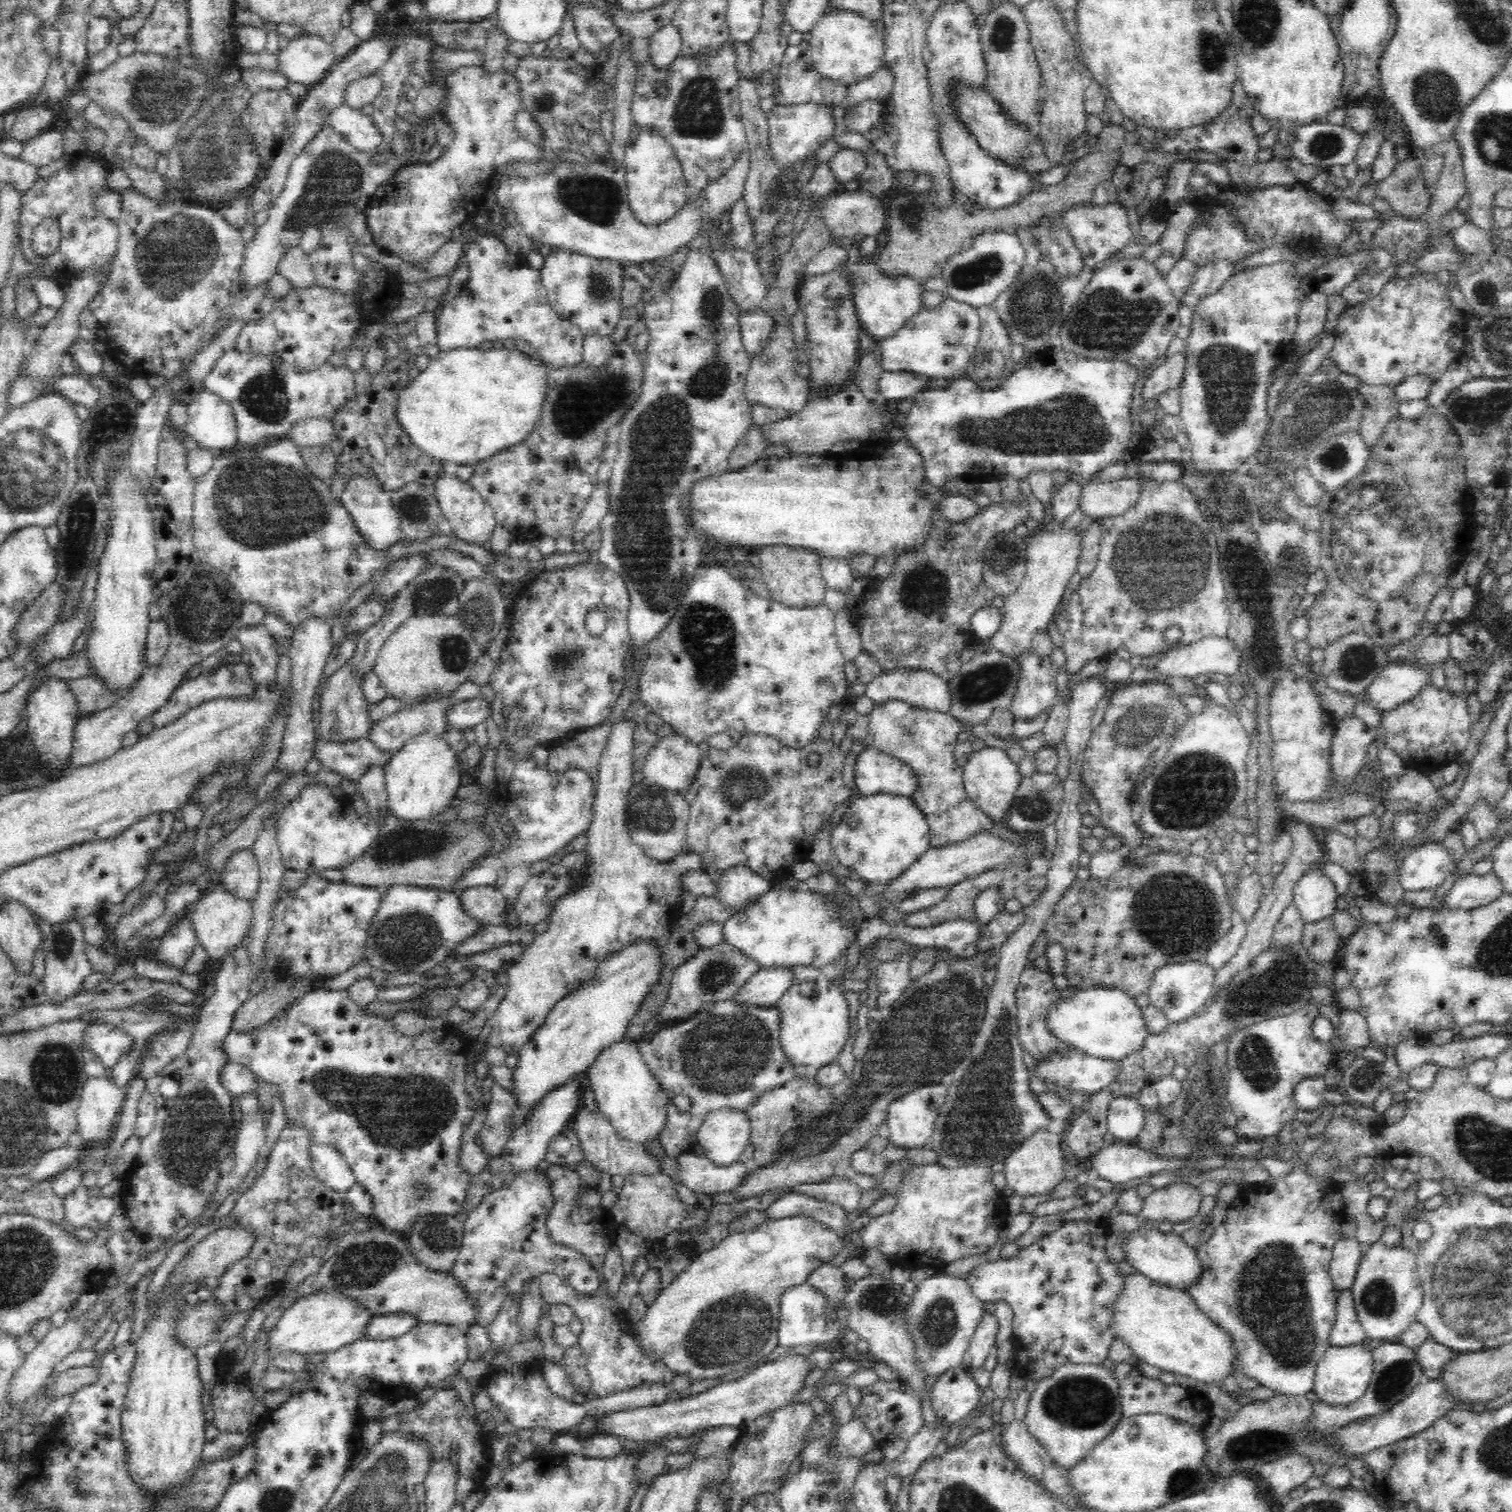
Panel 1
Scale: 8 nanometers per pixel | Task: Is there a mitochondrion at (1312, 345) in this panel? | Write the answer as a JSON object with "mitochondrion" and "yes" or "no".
{"mitochondrion":"no"}

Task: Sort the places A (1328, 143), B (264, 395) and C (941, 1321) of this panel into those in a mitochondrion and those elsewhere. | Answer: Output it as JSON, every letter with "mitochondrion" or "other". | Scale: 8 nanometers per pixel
{"A":"mitochondrion","B":"mitochondrion","C":"mitochondrion"}

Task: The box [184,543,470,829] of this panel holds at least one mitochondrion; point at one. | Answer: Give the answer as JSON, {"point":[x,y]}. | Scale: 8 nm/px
{"point":[438,592]}

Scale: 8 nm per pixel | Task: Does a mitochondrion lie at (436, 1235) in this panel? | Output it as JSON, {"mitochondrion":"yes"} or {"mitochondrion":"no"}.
{"mitochondrion":"yes"}

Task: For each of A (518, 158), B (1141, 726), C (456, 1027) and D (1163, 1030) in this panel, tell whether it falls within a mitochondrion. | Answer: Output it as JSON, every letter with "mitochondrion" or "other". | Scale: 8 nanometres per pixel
{"A":"other","B":"mitochondrion","C":"other","D":"other"}

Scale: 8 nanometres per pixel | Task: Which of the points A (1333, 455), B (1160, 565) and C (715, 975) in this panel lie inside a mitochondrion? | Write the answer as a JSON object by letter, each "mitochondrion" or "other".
{"A":"mitochondrion","B":"mitochondrion","C":"mitochondrion"}

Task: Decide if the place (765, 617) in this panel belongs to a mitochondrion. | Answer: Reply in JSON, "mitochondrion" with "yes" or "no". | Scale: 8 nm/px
{"mitochondrion":"no"}

